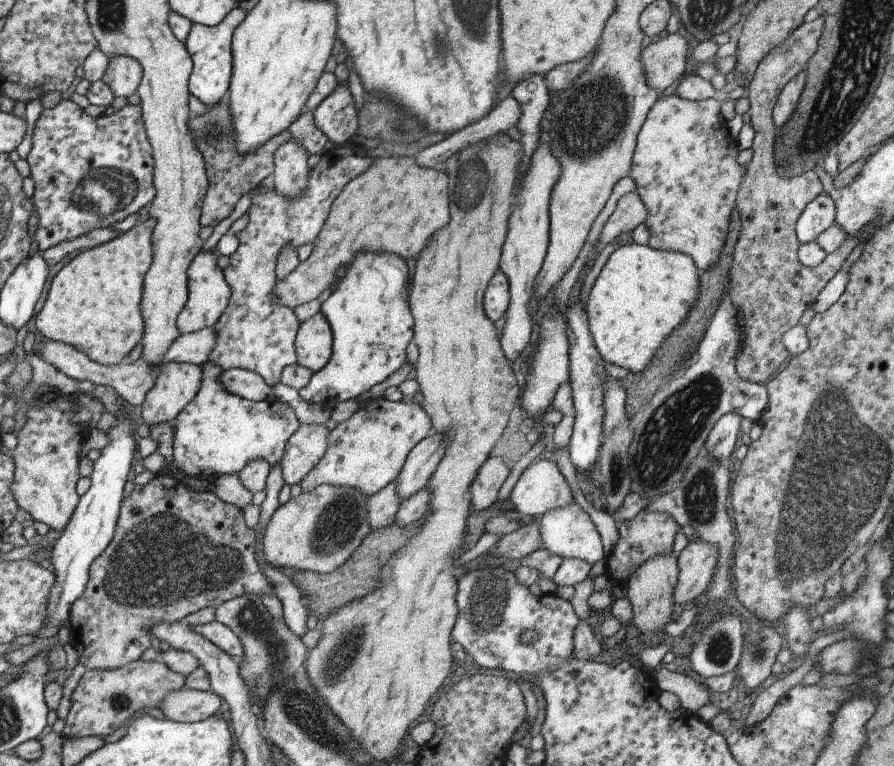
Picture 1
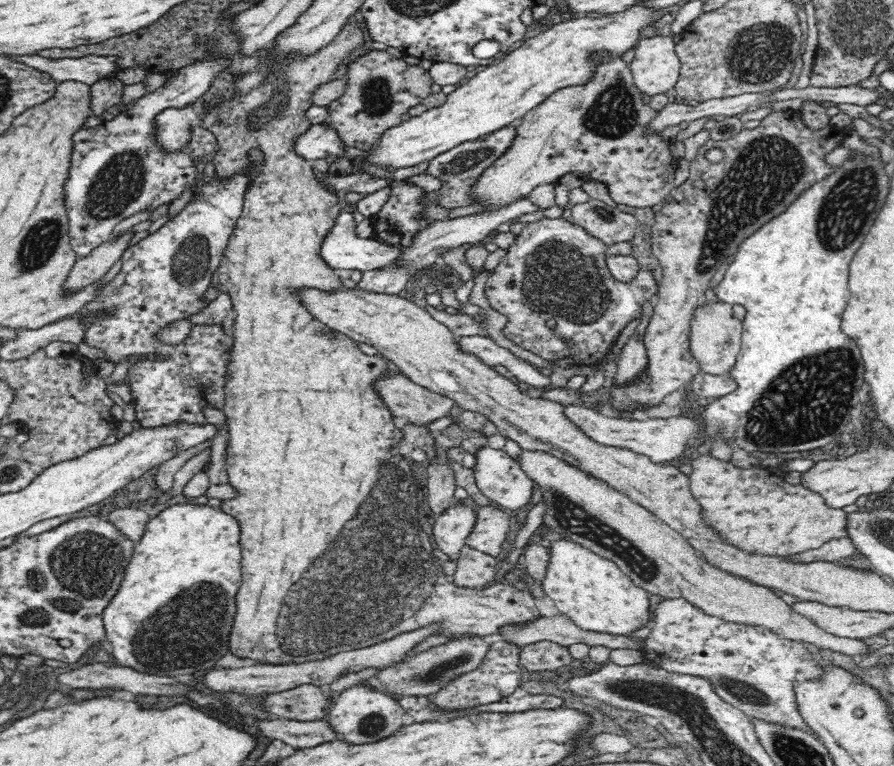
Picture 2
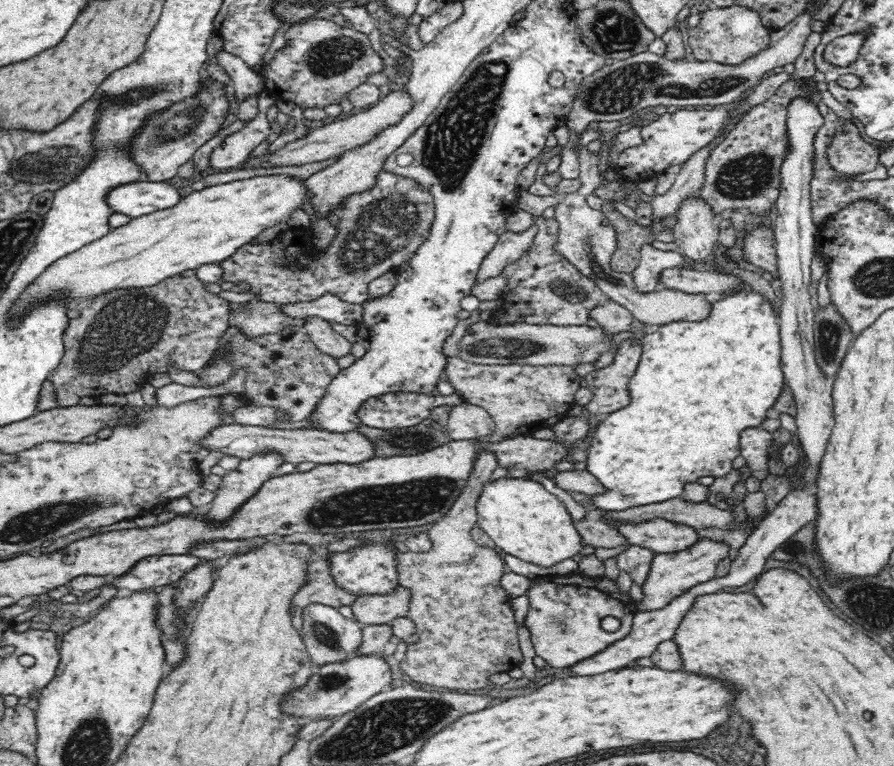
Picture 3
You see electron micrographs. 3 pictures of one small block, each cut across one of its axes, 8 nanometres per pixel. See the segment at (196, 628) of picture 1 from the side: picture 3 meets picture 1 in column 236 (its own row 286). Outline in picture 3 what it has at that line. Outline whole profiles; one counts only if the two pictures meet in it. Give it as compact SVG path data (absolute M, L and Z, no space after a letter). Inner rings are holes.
M644 244L639 250L636 268L630 275L638 291L652 292L660 287L664 270L672 268L687 268L686 260L677 250L658 250L651 244Z

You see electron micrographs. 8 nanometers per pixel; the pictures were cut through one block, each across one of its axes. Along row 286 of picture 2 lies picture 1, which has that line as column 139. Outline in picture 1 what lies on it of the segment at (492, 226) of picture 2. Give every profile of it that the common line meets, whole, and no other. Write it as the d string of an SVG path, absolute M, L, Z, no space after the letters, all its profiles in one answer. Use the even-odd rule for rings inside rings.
M209 326L202 330L181 334L168 349L168 352L164 355L163 362L158 367L150 367L142 358L138 359L133 364L127 363L126 360L117 365L99 365L94 361L91 361L83 352L75 349L73 346L59 343L50 339L44 341L39 346L39 351L33 351L34 356L40 357L46 362L55 366L56 369L64 374L74 378L75 380L90 380L95 384L110 385L116 390L124 399L126 399L131 405L141 405L144 402L146 393L152 388L155 383L156 377L159 375L161 368L168 362L179 363L192 363L203 365L209 360L212 349L217 343L217 328Z

